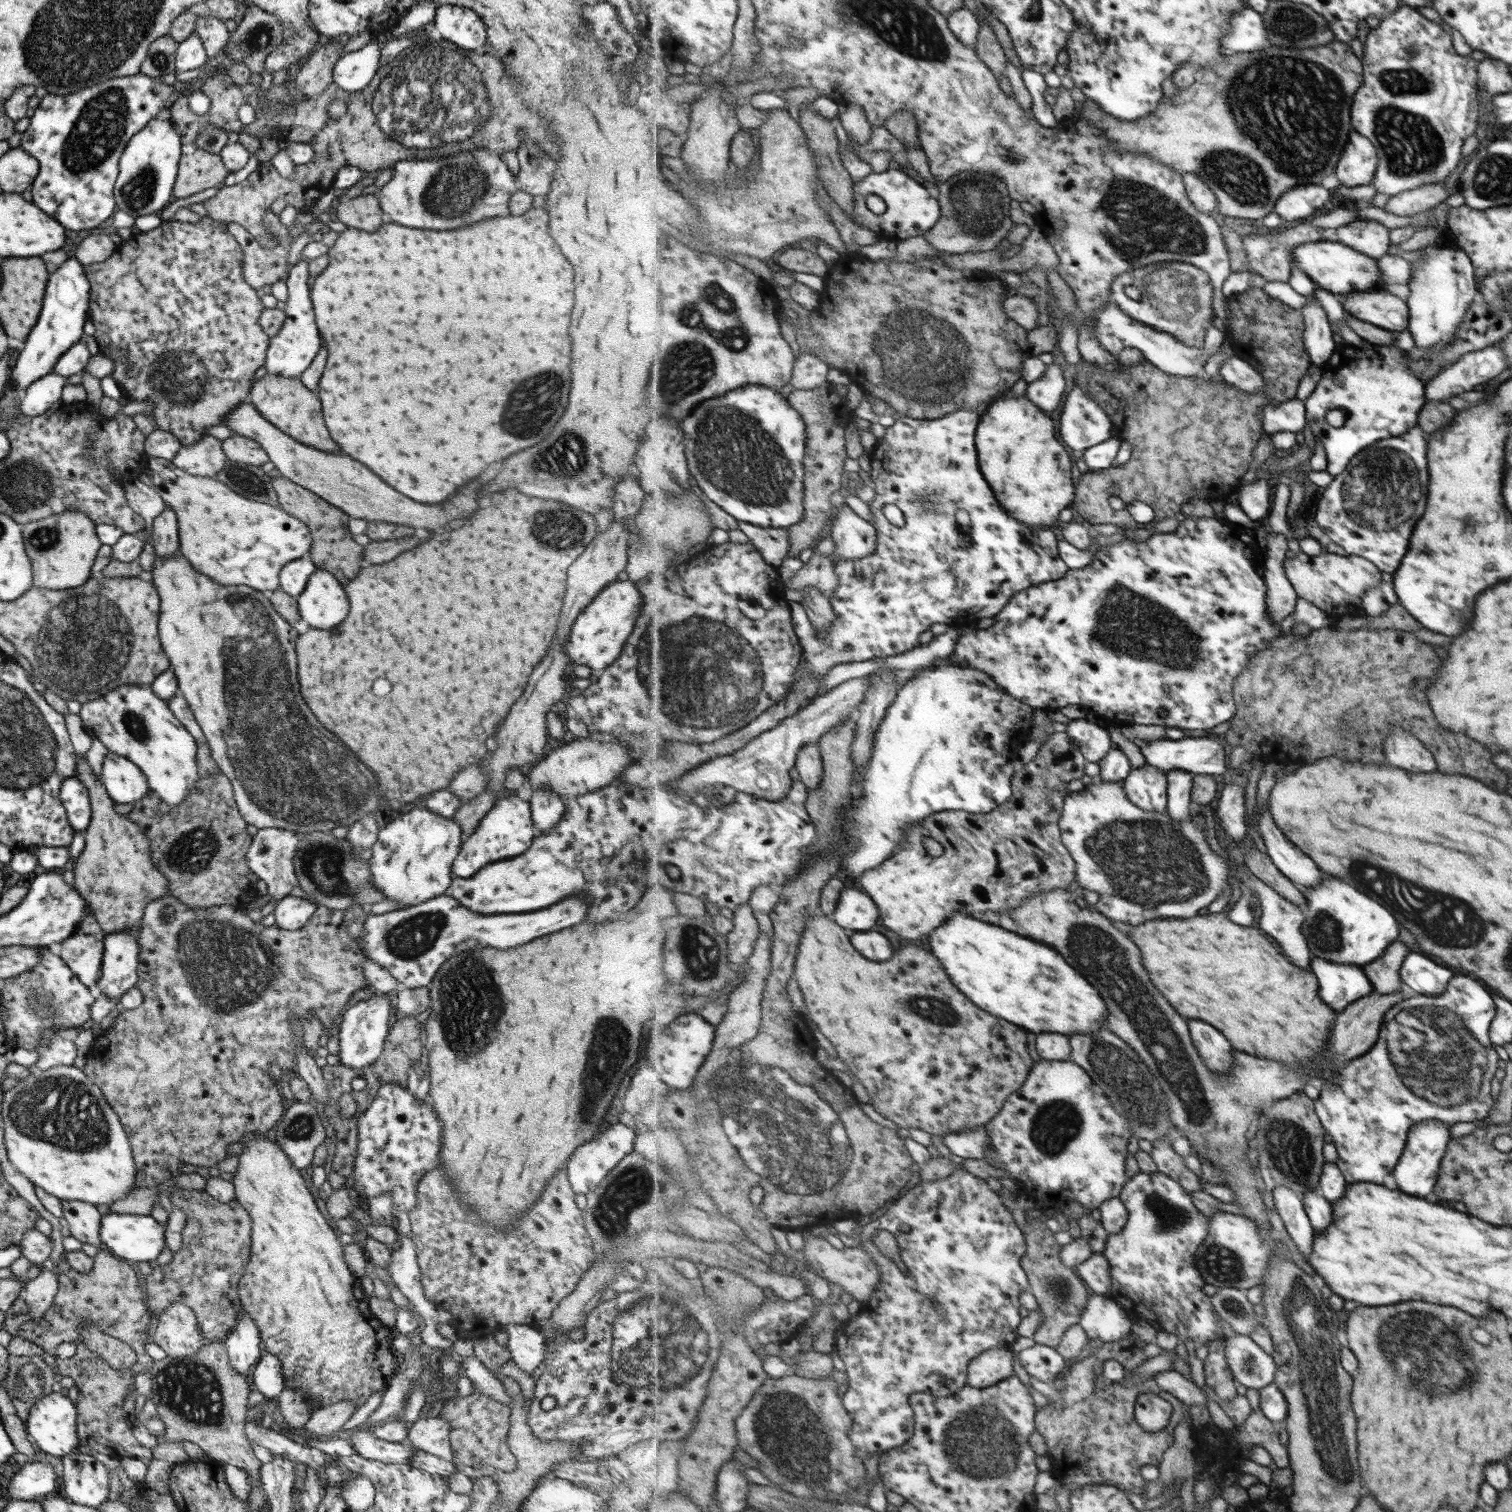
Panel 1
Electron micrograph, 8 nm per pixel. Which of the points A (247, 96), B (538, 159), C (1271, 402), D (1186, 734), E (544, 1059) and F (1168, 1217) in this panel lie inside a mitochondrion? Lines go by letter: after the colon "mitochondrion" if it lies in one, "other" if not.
A: other
B: mitochondrion
C: other
D: other
E: other
F: mitochondrion

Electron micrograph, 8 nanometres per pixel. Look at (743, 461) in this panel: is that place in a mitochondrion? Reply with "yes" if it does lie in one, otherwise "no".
yes

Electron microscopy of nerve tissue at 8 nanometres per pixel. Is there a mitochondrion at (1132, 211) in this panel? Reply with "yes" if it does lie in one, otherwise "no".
yes

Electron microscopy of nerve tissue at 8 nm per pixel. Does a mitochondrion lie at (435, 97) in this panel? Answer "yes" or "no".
yes

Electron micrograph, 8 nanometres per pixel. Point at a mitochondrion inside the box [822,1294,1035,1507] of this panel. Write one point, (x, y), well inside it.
(983, 1443)

